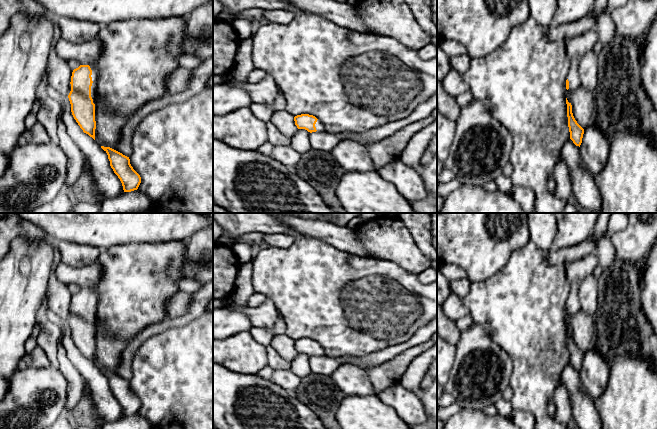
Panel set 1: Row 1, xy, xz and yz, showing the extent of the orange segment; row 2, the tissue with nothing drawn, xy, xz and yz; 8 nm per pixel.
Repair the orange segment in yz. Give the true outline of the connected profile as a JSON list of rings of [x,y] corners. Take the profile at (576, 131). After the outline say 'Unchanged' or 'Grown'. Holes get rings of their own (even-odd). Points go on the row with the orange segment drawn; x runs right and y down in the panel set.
[[[591,29],[566,42],[566,54],[571,63],[566,80],[566,104],[570,139],[576,146],[581,145],[584,129],[577,123],[572,113],[570,102],[572,93],[581,85],[579,79],[579,62],[584,54],[592,51],[598,41],[597,29]]]. Grown

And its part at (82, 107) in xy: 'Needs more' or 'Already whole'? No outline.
Needs more

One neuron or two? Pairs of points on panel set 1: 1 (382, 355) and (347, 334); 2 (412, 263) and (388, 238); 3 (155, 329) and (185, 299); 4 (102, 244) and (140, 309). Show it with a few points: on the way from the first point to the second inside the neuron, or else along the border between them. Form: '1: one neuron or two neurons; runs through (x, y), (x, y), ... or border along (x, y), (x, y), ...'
1: two neurons; border along (397, 344), (355, 357)
2: one neuron; runs through (407, 257), (394, 244)
3: two neurons; border along (189, 305), (189, 308), (181, 315), (168, 317)
4: two neurons; border along (128, 243), (112, 245), (101, 251)

